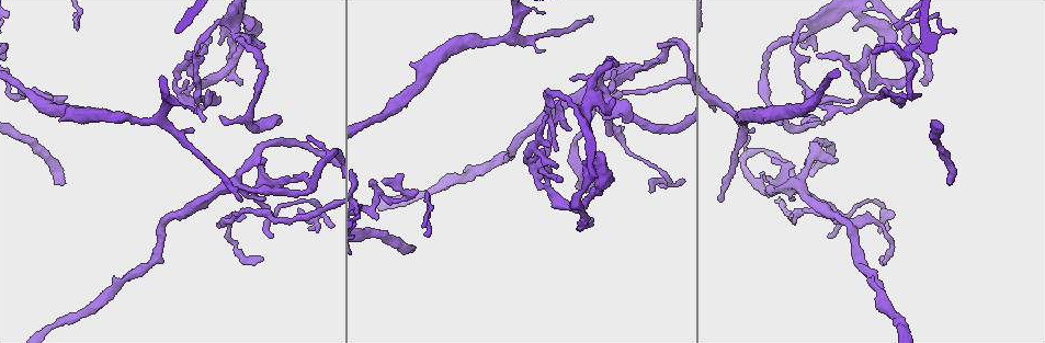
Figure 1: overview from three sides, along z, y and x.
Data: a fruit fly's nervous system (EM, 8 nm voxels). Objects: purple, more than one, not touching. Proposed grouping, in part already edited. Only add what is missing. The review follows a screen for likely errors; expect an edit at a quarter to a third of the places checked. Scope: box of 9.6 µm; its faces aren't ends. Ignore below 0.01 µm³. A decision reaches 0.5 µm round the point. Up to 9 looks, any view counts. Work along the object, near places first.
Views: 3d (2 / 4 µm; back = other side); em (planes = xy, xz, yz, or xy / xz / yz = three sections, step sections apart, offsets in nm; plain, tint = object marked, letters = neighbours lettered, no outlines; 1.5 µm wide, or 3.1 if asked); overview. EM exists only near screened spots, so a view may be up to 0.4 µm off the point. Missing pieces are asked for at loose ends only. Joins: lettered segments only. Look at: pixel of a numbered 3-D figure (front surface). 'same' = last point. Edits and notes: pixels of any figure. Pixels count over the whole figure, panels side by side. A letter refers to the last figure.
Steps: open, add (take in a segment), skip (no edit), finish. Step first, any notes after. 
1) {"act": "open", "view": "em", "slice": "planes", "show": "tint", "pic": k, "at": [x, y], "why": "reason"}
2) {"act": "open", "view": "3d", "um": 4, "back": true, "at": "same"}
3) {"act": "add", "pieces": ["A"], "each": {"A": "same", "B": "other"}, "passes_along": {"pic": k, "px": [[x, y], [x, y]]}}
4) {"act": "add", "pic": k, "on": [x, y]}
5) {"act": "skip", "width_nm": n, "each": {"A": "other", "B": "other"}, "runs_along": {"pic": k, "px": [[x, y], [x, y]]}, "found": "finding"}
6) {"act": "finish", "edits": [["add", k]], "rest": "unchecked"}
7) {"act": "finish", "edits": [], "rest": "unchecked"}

{"act": "open", "view": "3d", "um": 2, "pic": 1, "at": [591, 22], "why": "free end"}

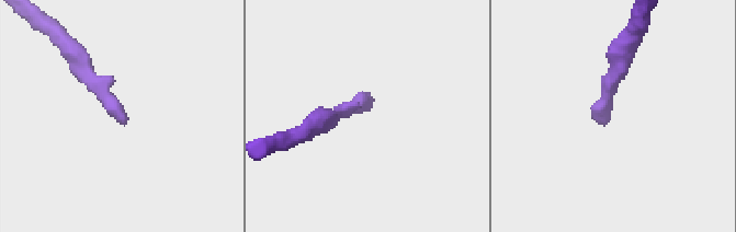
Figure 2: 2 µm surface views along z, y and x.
{"act": "open", "view": "em", "slice": "planes", "show": "letters", "pic": 2, "at": [118, 122]}

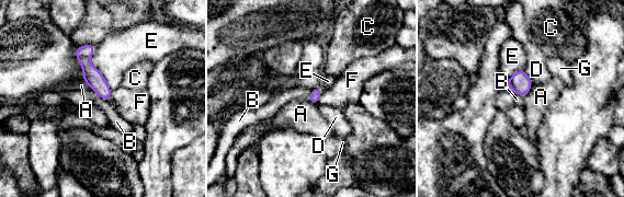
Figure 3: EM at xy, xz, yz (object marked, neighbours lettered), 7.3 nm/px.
{"act": "skip", "longest_contact_nm": ["E", 360], "each": {"A": "other", "B": "other", "C": "other", "D": "other", "E": "other", "F": "other", "G": "other"}, "runs_along": {"pic": 3, "px": [[80, 48], [87, 68], [106, 96]]}, "found": "no lettered segment goes on from it"}

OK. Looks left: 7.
{"act": "open", "view": "3d", "um": 2, "pic": 1, "at": [615, 72], "why": "tapers out"}

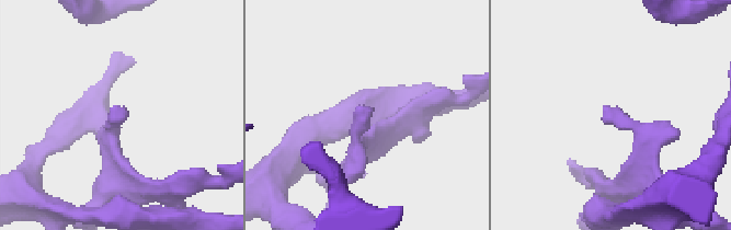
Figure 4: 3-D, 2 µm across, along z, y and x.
{"act": "open", "view": "em", "slice": "yz", "step": 4, "show": "tint", "pic": 4, "at": [114, 106], "why": "shape alone is not enough"}

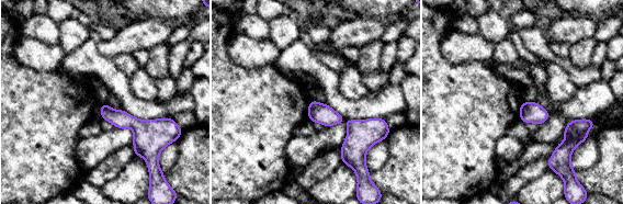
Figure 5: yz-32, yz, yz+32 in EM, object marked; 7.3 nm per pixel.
{"act": "open", "view": "em", "slice": "yz", "step": 4, "show": "letters", "at": "same", "why": "see the neighbours"}

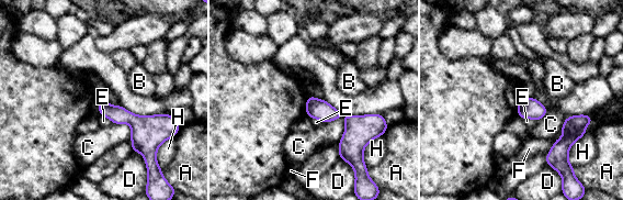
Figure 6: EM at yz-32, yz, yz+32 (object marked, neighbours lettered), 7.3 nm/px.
{"act": "skip", "each": {"A": "other", "B": "other", "C": "other", "D": "other", "E": "other", "F": "other", "H": "other"}, "border": {"pic": 6, "px": [[520, 96], [516, 113]]}, "found": "no lettered segment goes on from it"}

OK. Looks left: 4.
{"act": "open", "view": "em", "slice": "planes", "show": "tint", "pic": 1, "at": [837, 160], "why": "branch stops here"}

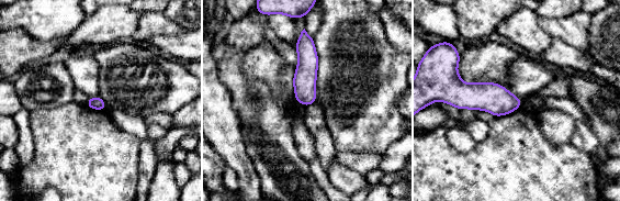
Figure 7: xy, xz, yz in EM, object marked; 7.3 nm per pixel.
{"act": "open", "view": "em", "slice": "planes", "show": "letters", "at": "same", "why": "what lies round it"}

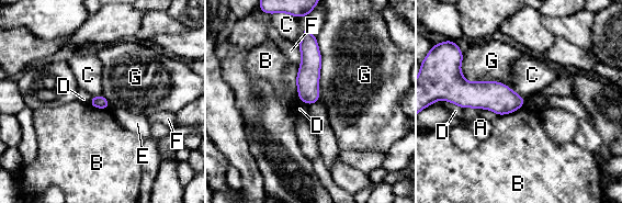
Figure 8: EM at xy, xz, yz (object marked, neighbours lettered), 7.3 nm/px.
{"act": "skip", "each": {"A": "other", "B": "other", "C": "other", "D": "other", "E": "other", "F": "other", "G": "other"}, "found": "no lettered segment goes on from it"}

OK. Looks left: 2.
{"act": "open", "view": "em", "slice": "yz", "step": 8, "show": "letters", "pic": 1, "at": [800, 45], "why": "an open end"}

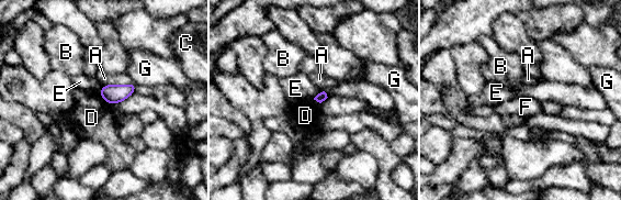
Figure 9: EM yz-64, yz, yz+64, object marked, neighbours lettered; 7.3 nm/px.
{"act": "skip", "longest_contact_nm": ["A", 220], "each": {"A": "other", "B": "other", "C": "other", "D": "other", "E": "other", "F": "other", "G": "other"}, "found": "no lettered segment goes on from it"}

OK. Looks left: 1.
{"act": "finish", "edits": [], "rest": "unchecked"}

